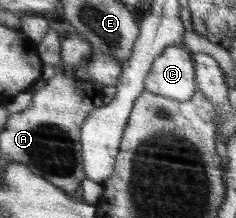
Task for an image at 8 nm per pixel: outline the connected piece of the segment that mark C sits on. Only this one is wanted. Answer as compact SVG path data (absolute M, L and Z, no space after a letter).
M169 45L152 62L144 86L156 95L185 102L197 90L194 80L192 53L181 45Z

